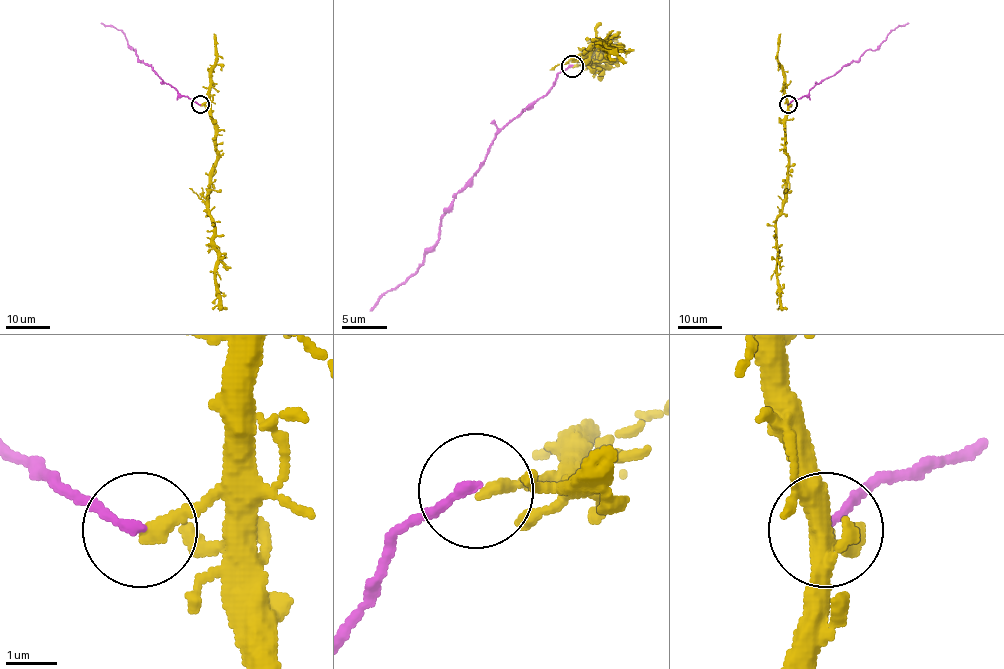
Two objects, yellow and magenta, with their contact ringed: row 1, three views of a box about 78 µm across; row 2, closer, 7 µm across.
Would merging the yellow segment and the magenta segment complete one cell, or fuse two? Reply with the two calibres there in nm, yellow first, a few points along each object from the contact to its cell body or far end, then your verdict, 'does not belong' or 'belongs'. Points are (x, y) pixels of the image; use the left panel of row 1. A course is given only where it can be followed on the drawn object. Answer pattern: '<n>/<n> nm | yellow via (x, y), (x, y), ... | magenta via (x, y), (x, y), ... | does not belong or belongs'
280/190 nm | yellow via (200, 105), (212, 121), (216, 153), (209, 212), (217, 253), (219, 304), (227, 308) | magenta via (200, 105), (182, 96), (140, 61), (120, 30), (101, 23) | does not belong

